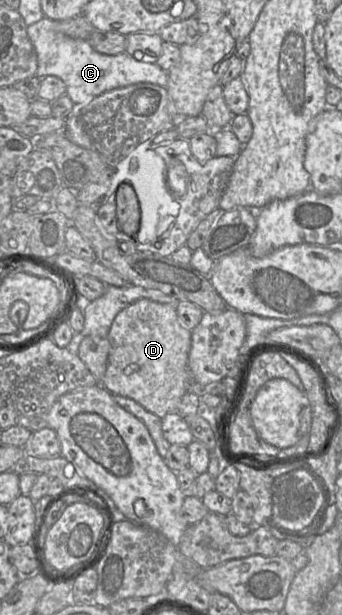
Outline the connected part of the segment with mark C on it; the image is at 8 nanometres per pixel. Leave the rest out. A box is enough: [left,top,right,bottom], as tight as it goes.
[27,17,168,113]

